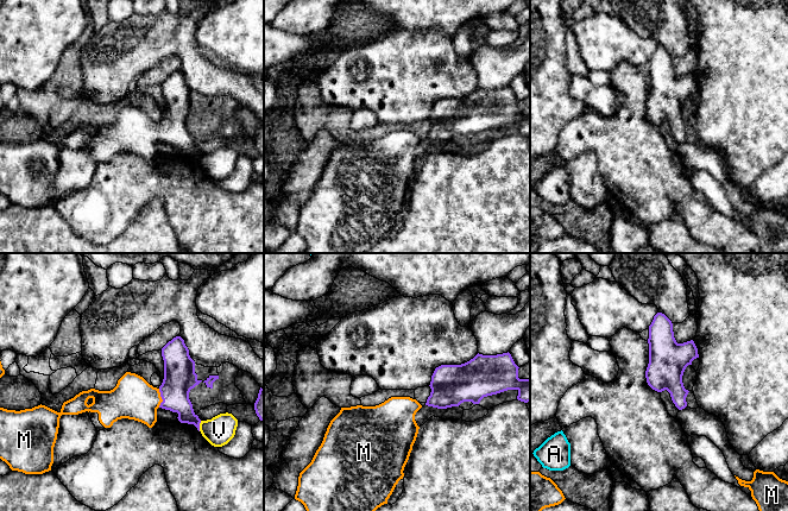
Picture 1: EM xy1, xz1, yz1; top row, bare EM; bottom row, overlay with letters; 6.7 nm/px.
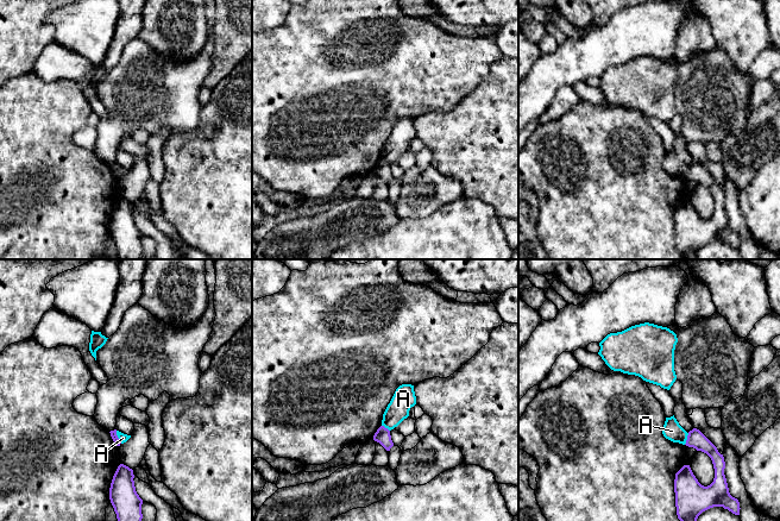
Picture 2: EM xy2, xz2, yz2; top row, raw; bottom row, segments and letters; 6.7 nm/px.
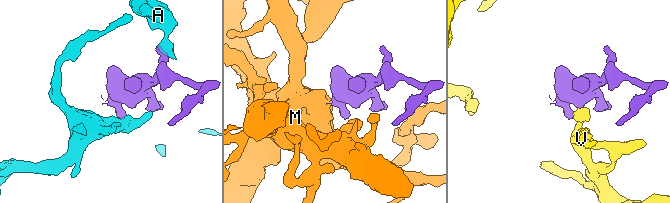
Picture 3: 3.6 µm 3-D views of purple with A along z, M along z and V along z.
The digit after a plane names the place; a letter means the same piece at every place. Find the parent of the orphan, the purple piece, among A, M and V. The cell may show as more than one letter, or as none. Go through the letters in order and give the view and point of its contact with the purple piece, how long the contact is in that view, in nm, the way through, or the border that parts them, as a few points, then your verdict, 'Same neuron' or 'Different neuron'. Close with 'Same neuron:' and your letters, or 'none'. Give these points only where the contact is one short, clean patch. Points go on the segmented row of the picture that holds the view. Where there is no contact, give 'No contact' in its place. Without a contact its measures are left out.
A: Touches purple at xy2 (117, 437). Shared border 100 nm. Boundary: xy2 (115, 431), (121, 443). Different neuron
M: Touches purple at xy1 (162, 398). Shared border 130 nm. Path across: xy1 (180, 377), (177, 383), (162, 398), (133, 398). Same neuron
V: Touches purple at xy1 (199, 426). Shared border 70 nm. Different neuron
Same neuron: M

